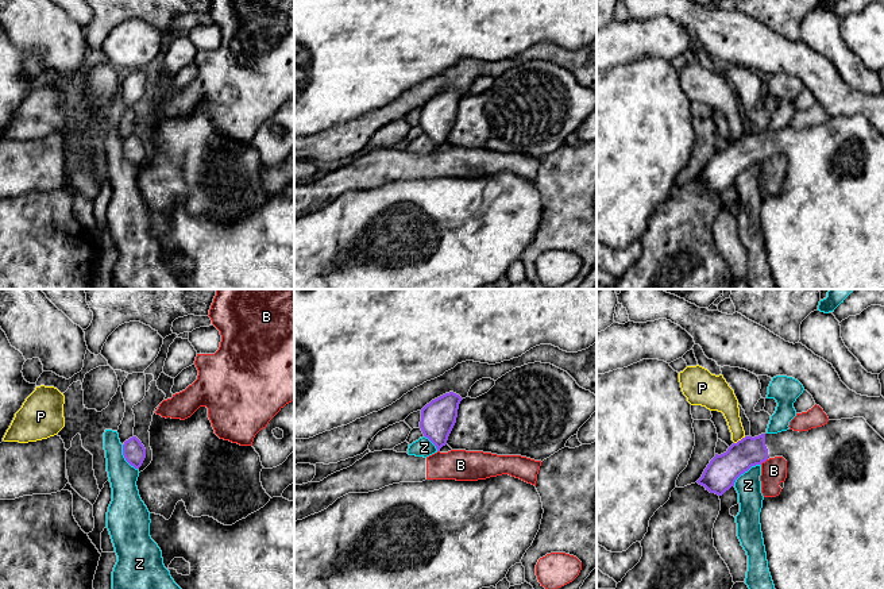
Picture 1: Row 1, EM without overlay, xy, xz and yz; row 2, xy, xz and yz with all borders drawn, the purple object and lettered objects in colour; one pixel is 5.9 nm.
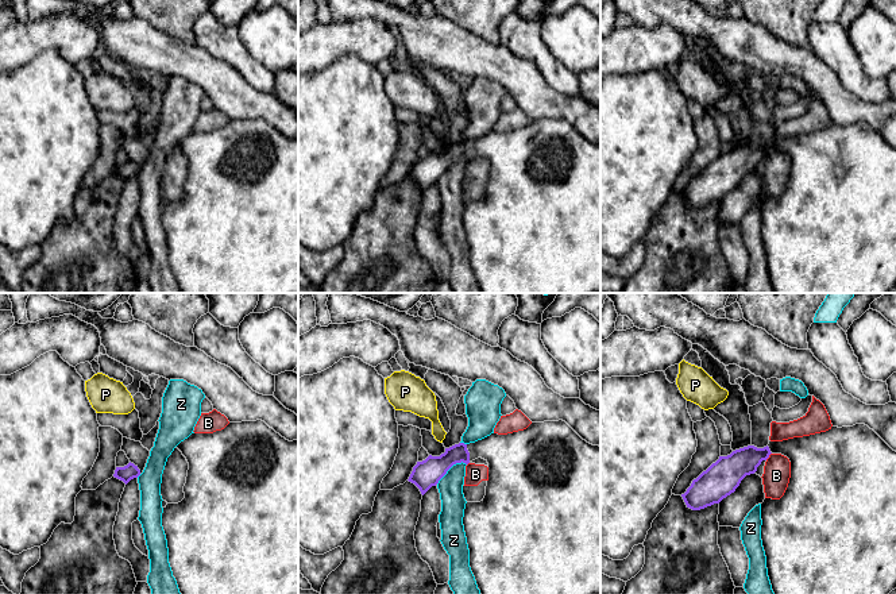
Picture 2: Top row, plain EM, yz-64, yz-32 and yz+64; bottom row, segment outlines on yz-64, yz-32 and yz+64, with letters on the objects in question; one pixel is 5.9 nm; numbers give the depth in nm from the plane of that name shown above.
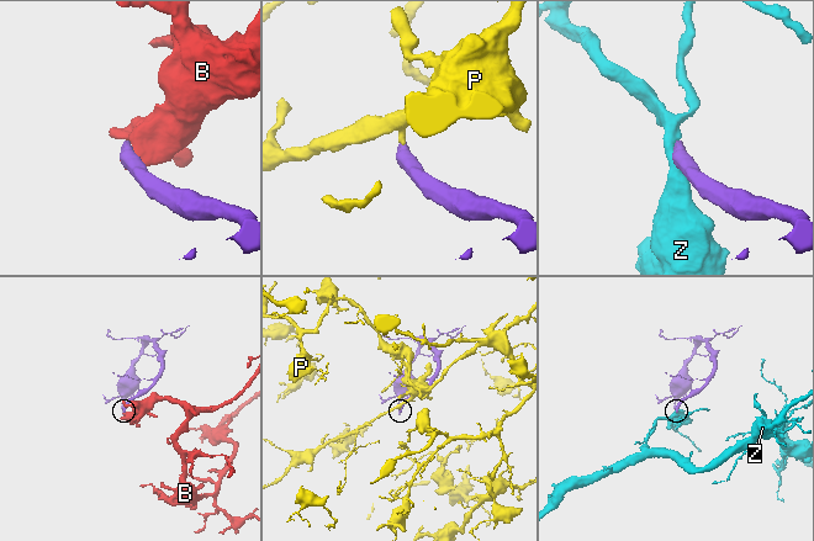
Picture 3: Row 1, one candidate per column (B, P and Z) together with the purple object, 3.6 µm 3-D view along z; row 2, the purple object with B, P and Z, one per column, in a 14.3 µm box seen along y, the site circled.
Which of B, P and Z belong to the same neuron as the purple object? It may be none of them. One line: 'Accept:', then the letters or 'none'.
Accept: none

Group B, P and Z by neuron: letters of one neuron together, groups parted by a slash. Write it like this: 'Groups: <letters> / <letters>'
Groups: B / P / Z

